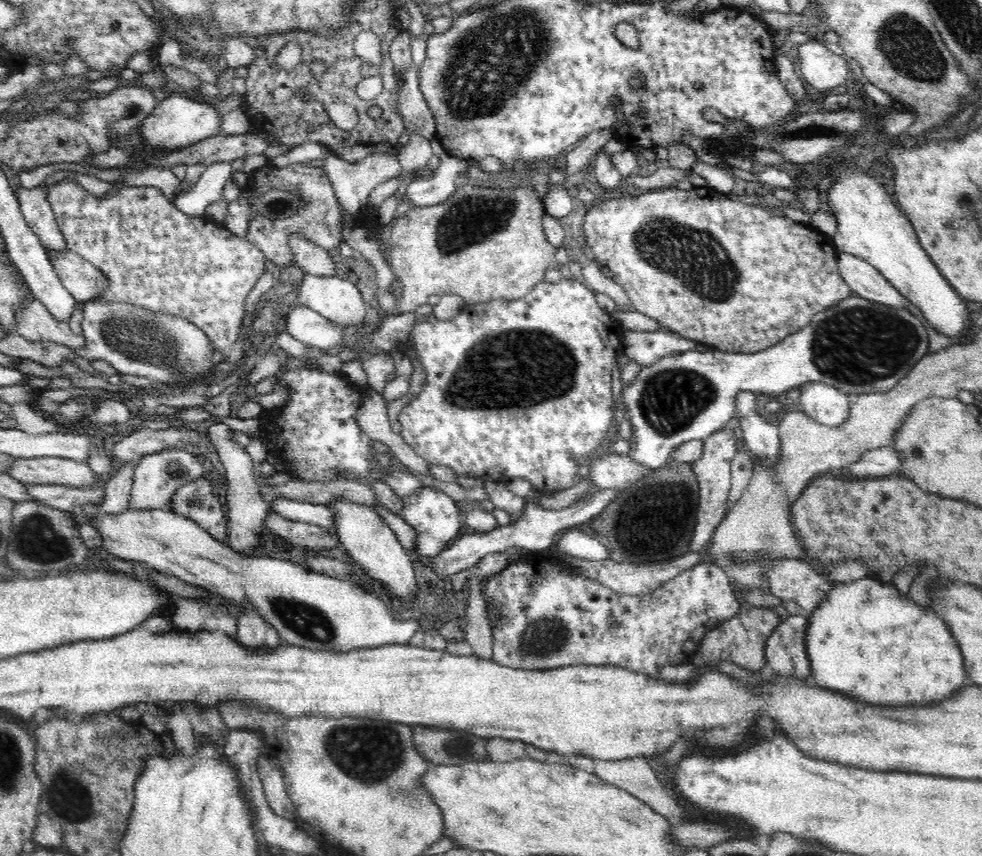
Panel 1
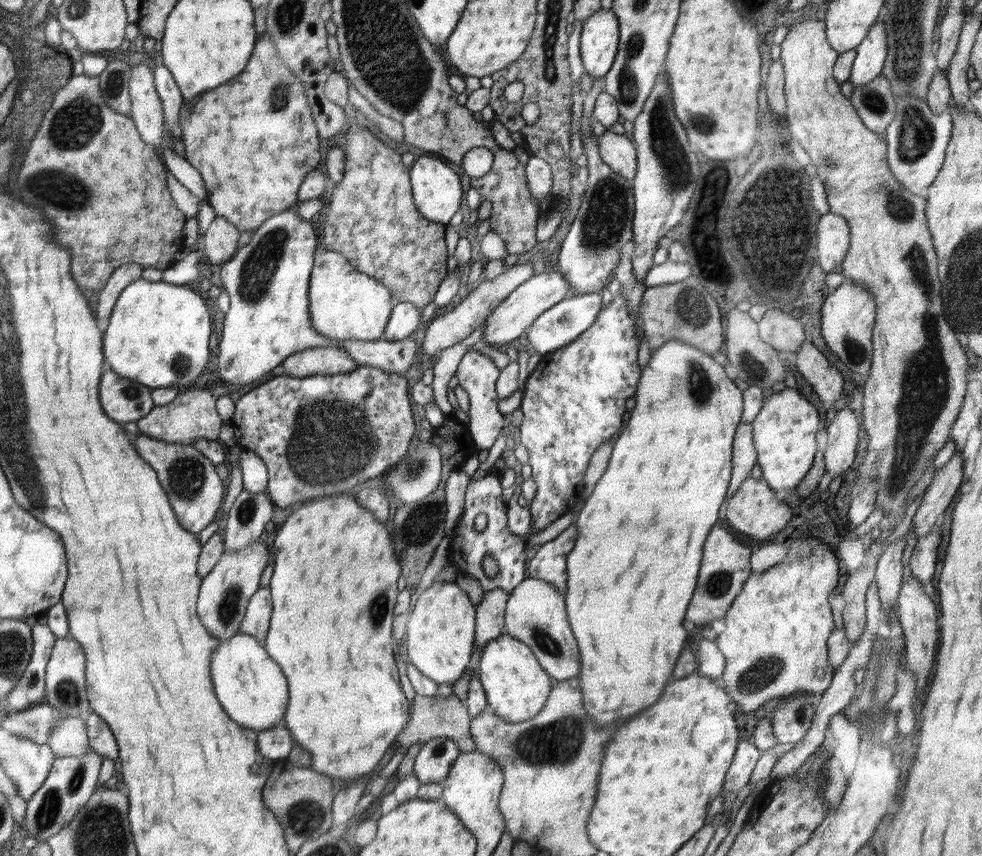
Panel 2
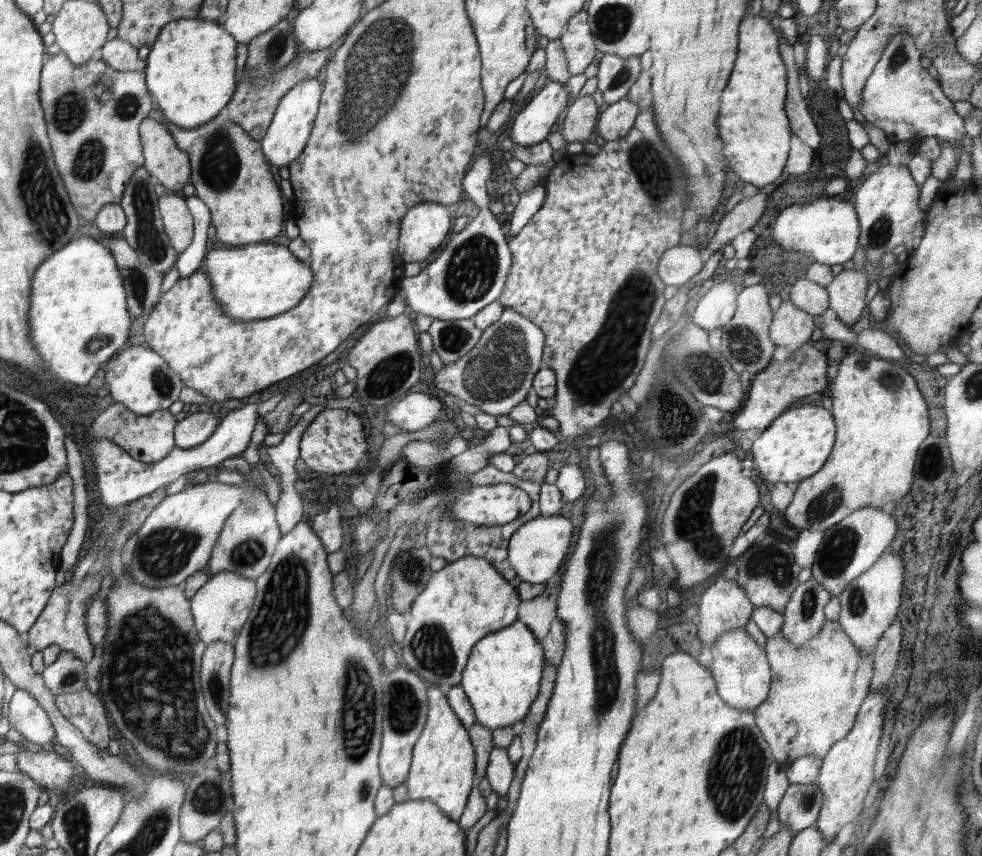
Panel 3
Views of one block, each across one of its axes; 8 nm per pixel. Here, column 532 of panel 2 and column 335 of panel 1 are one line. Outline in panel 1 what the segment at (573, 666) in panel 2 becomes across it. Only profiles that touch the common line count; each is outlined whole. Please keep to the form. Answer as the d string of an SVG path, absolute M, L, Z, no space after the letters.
M172 510L100 514L92 520L92 526L102 536L102 548L110 554L124 562L144 562L154 570L170 572L192 586L206 588L210 594L220 594L238 608L244 600L250 600L258 614L278 630L284 642L308 650L352 652L388 644L408 646L412 636L430 622L394 618L386 602L348 580L310 572L290 560L240 554L228 542L218 542L202 526Z

